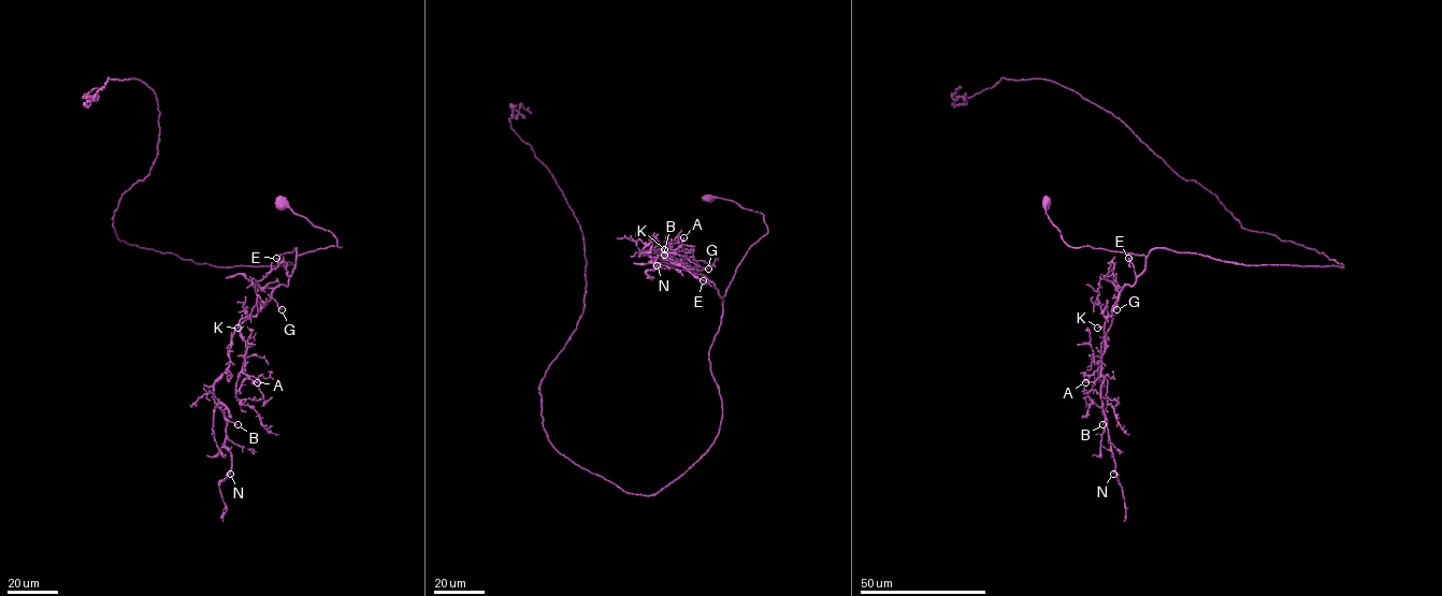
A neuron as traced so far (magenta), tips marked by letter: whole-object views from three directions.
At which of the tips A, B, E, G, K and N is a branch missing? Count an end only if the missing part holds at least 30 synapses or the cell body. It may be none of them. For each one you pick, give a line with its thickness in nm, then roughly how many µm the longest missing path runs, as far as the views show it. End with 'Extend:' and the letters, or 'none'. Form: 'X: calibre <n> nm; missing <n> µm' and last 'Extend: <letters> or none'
B: calibre 130 nm; missing 6 µm
E: calibre 200 nm; missing 40 µm
Extend: B, E

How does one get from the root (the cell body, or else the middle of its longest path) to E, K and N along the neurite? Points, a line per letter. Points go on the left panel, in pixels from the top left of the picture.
E: (282, 202), (315, 226), (329, 230), (342, 247), (329, 246), (299, 255), (290, 276), (276, 258)
K: (282, 202), (329, 230), (342, 247), (299, 255), (288, 285), (277, 287), (238, 328)
N: (282, 202), (342, 247), (299, 255), (288, 285), (234, 332), (230, 366), (214, 386), (230, 474)

